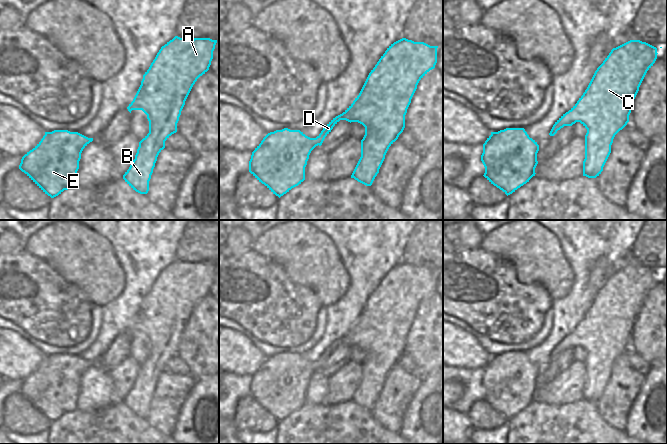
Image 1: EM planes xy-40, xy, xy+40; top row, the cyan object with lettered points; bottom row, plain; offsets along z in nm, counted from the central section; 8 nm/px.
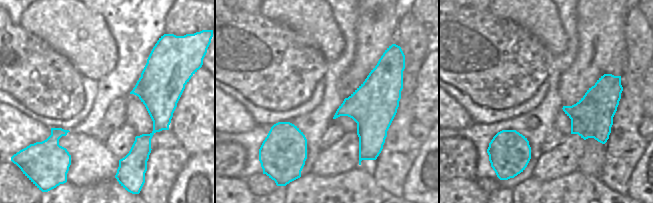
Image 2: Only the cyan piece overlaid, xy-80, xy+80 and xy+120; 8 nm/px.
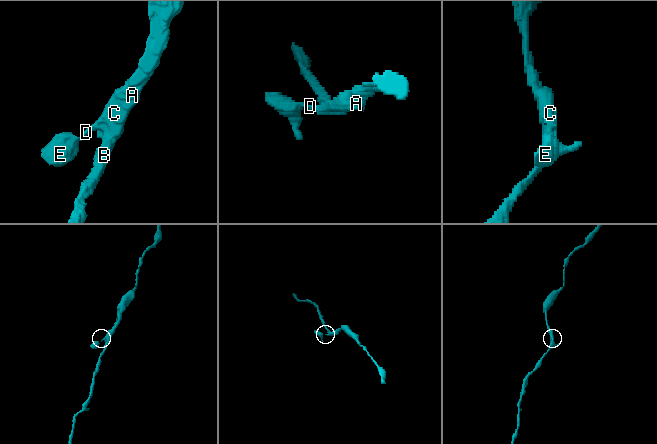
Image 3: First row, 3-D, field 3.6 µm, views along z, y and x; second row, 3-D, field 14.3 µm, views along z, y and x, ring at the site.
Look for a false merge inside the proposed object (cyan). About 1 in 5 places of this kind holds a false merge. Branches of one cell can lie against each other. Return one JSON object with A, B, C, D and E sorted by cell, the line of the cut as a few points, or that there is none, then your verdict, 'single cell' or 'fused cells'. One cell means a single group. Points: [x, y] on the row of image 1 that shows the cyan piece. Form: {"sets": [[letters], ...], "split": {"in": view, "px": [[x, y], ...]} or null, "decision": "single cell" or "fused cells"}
{"sets": [["A", "B", "C", "D", "E"]], "split": null, "decision": "single cell"}

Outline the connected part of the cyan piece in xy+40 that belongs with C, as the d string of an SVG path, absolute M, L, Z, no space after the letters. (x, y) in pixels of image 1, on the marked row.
M640 40L613 48L577 103L553 125L550 136L576 122L587 129L583 176L596 178L603 171L613 139L629 122L633 101L657 54L656 47Z

